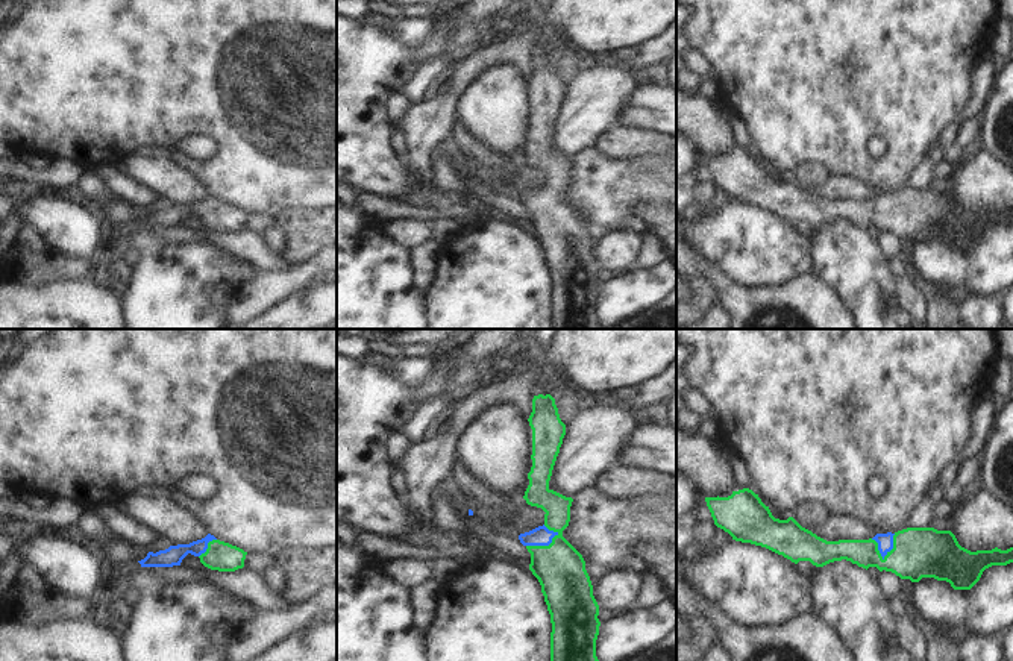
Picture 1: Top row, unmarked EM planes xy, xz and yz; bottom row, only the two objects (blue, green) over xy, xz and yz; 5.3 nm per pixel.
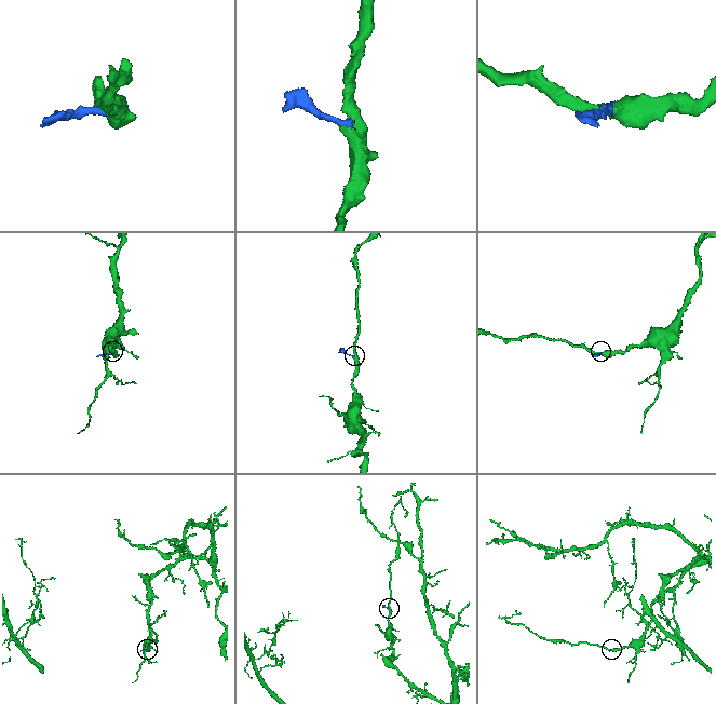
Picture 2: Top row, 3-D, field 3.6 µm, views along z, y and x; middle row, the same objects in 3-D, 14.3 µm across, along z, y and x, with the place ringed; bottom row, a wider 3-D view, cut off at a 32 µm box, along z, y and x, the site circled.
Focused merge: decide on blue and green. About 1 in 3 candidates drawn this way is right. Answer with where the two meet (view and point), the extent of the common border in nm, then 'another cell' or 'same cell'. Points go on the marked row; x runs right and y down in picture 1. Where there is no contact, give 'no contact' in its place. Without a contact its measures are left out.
meets blue in xz at (543, 545); contact 190 nm long; same cell

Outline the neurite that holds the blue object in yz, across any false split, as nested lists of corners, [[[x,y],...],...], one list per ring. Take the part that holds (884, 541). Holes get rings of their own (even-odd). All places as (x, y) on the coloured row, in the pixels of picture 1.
[[[749,488],[732,491],[728,497],[705,497],[705,502],[714,525],[732,540],[766,547],[795,564],[810,561],[823,567],[846,559],[911,582],[934,578],[949,582],[954,590],[971,590],[986,569],[1013,562],[1013,547],[971,552],[958,544],[951,531],[934,528],[907,528],[869,540],[826,541],[793,517],[775,518]]]

